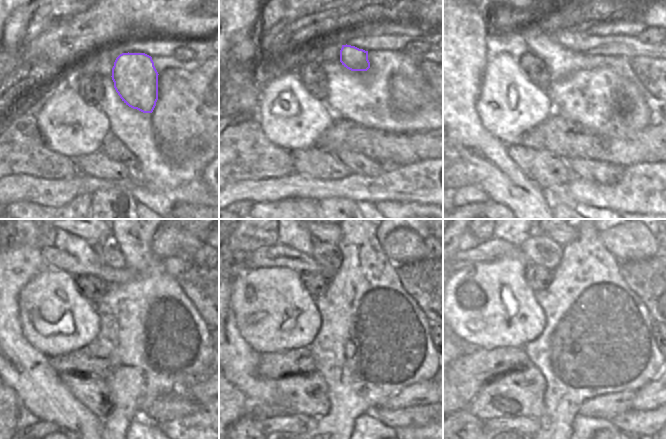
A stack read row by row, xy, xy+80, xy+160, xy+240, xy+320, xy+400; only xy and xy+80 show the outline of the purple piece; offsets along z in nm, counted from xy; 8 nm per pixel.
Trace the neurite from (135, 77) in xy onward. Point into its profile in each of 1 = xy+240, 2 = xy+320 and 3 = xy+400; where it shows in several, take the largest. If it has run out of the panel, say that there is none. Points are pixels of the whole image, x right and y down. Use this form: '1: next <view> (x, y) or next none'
1: next xy+240 (108, 254)
2: next xy+320 (329, 255)
3: next xy+400 (542, 250)

